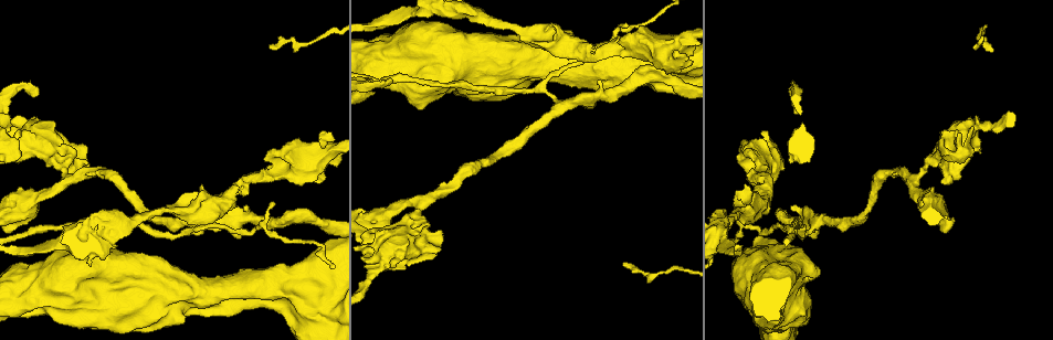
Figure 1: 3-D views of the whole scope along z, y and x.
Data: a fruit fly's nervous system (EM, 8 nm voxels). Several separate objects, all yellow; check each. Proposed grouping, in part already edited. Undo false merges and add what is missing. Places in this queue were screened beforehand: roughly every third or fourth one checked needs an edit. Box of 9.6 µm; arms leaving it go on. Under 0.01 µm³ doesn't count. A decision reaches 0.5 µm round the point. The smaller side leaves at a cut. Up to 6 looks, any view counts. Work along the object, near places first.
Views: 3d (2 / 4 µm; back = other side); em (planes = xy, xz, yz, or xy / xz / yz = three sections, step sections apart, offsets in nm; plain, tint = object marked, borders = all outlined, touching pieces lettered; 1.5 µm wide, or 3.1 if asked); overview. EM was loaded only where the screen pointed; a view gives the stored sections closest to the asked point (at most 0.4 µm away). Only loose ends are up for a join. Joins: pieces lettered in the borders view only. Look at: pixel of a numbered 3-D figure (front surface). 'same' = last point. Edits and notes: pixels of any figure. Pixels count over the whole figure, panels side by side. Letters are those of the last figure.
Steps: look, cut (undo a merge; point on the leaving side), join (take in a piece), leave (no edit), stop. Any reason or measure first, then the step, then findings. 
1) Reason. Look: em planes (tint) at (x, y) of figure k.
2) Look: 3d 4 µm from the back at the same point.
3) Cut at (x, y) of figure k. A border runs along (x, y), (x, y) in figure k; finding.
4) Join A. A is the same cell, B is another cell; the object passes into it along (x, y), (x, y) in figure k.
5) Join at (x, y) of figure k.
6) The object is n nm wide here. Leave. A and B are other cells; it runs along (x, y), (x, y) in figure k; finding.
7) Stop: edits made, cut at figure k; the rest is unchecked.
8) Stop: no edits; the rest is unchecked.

Thick end. Look: 3d 4 µm at (781, 318) of figure 1.

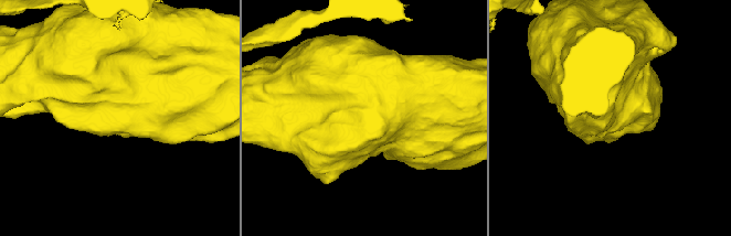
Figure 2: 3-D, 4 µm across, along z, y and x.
Look: em xy step 4 (borders) at (611, 121) of figure 2.

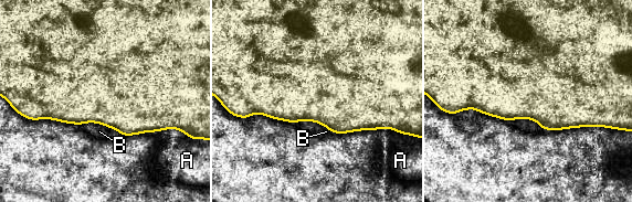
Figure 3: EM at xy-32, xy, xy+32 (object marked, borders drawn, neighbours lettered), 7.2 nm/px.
Leave. A and B are other cells; a border runs along (111, 128), (114, 128), (120, 135) in figure 3; no lettered piece goes on from it.

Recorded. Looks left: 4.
Two arms at a narrow angle. Look: 3d 2 µm at (112, 222) of figure 1.

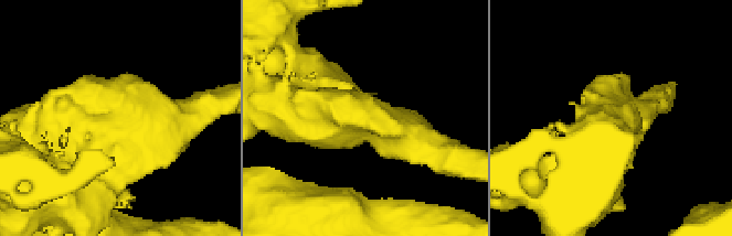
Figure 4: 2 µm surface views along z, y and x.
3 arms meet here; the arms are 200, 320, 400 nm wide. Look: em planes (borders) at (361, 115) of figure 4.

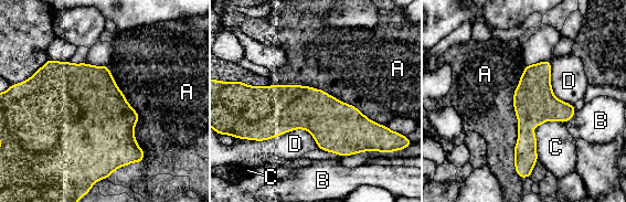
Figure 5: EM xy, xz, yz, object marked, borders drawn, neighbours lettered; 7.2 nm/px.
The object is 360 nm wide here. Leave. A, B, C and D are other cells; a border runs along (275, 83), (324, 89), (368, 118) in figure 5; one neuron here.

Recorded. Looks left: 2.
Stop: no edits; the rest is unchecked.

